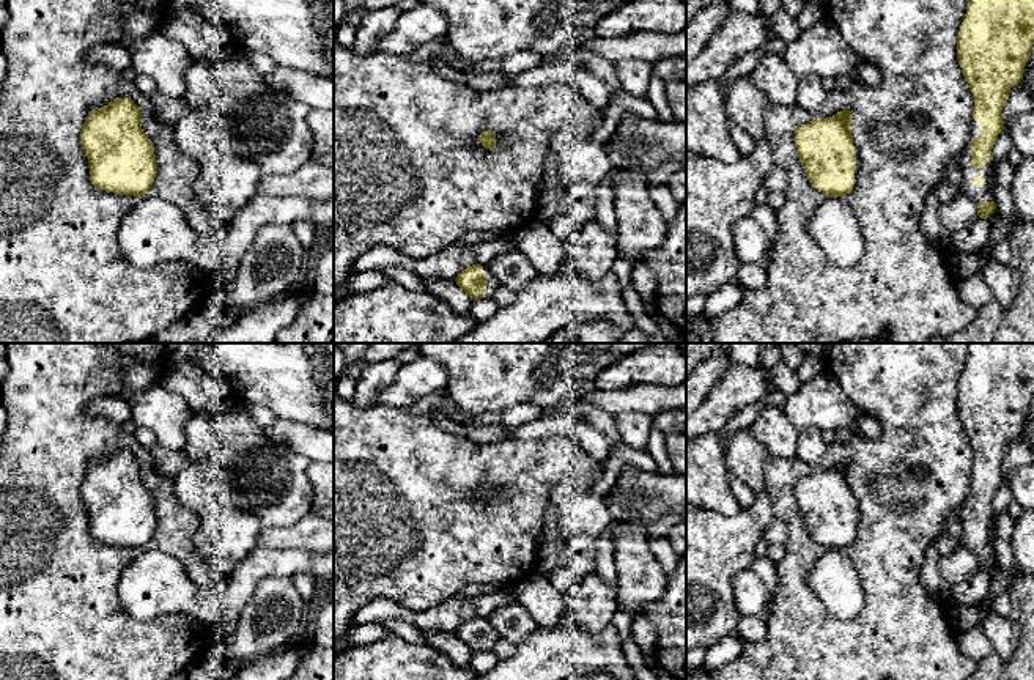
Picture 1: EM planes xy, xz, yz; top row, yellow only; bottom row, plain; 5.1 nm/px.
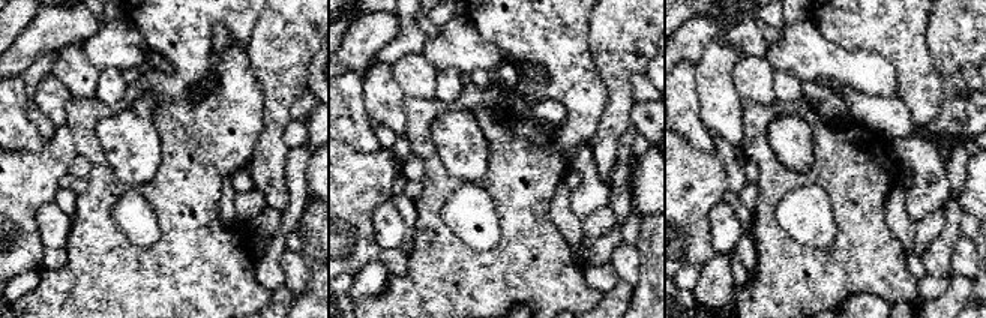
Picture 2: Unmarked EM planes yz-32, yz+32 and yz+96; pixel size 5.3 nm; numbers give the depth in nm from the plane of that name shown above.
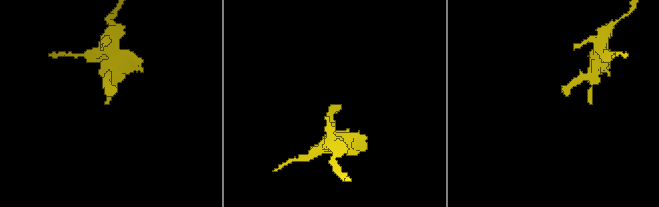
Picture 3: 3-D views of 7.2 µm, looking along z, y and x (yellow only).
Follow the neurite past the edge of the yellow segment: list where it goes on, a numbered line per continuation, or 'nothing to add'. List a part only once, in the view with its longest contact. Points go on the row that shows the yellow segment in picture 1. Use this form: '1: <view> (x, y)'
1: yz (982, 192)

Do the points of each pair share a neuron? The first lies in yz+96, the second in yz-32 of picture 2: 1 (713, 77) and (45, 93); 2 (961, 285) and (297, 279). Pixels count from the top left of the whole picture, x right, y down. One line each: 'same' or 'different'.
1: same
2: different

